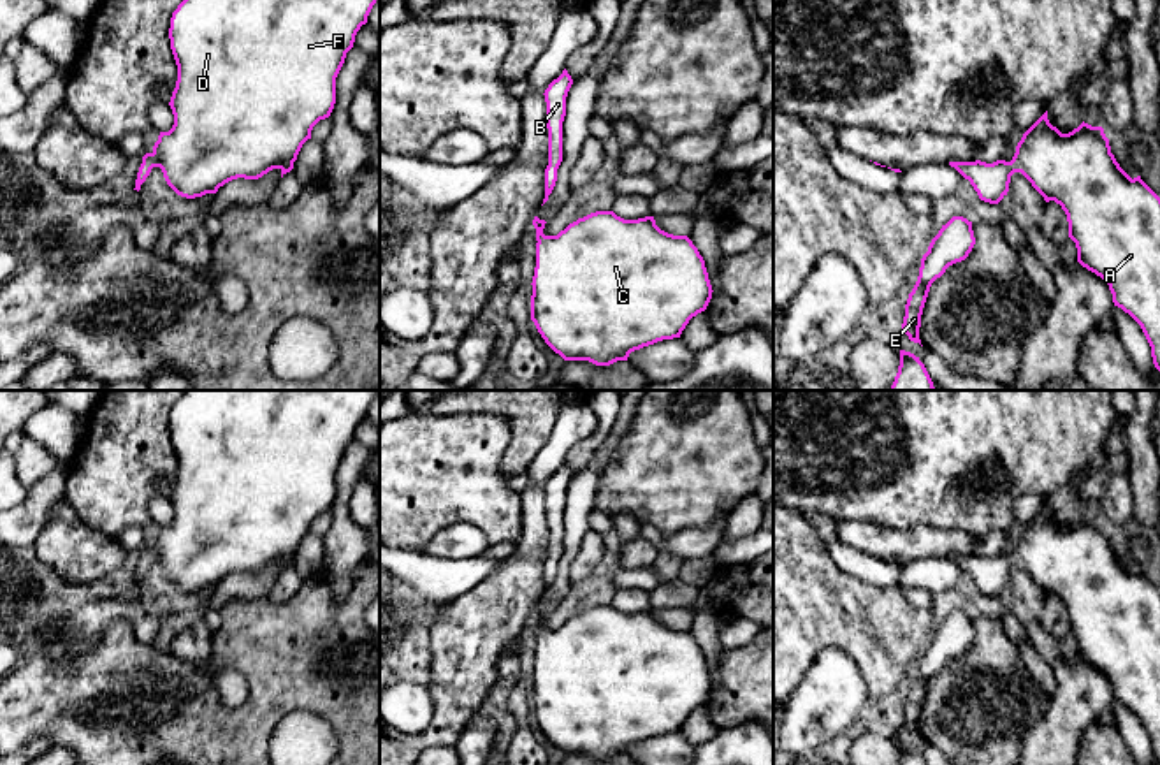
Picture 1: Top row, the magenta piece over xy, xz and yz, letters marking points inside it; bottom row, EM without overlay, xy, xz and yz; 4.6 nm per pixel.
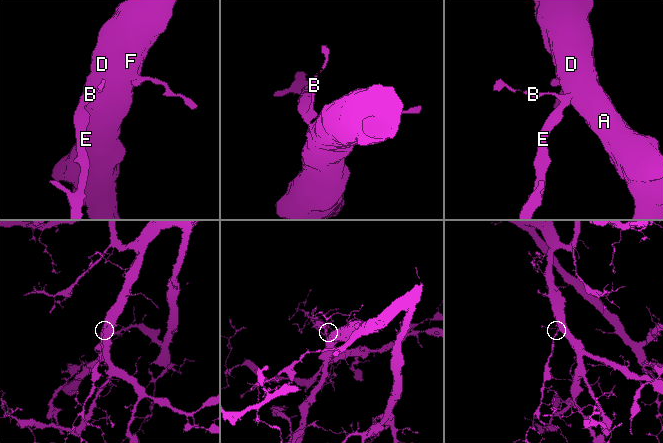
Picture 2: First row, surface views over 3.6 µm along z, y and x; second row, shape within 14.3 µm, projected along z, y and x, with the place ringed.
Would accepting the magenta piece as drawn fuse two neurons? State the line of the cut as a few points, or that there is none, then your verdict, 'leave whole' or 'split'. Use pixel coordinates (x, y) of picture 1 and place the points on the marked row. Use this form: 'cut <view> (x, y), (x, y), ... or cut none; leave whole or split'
cut none; leave whole

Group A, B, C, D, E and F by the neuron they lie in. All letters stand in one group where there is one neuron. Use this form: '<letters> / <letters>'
A B C D E F

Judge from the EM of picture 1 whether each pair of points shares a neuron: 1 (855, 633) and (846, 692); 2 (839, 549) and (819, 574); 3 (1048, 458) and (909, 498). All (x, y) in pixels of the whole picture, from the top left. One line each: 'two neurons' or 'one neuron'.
1: two neurons
2: two neurons
3: one neuron

